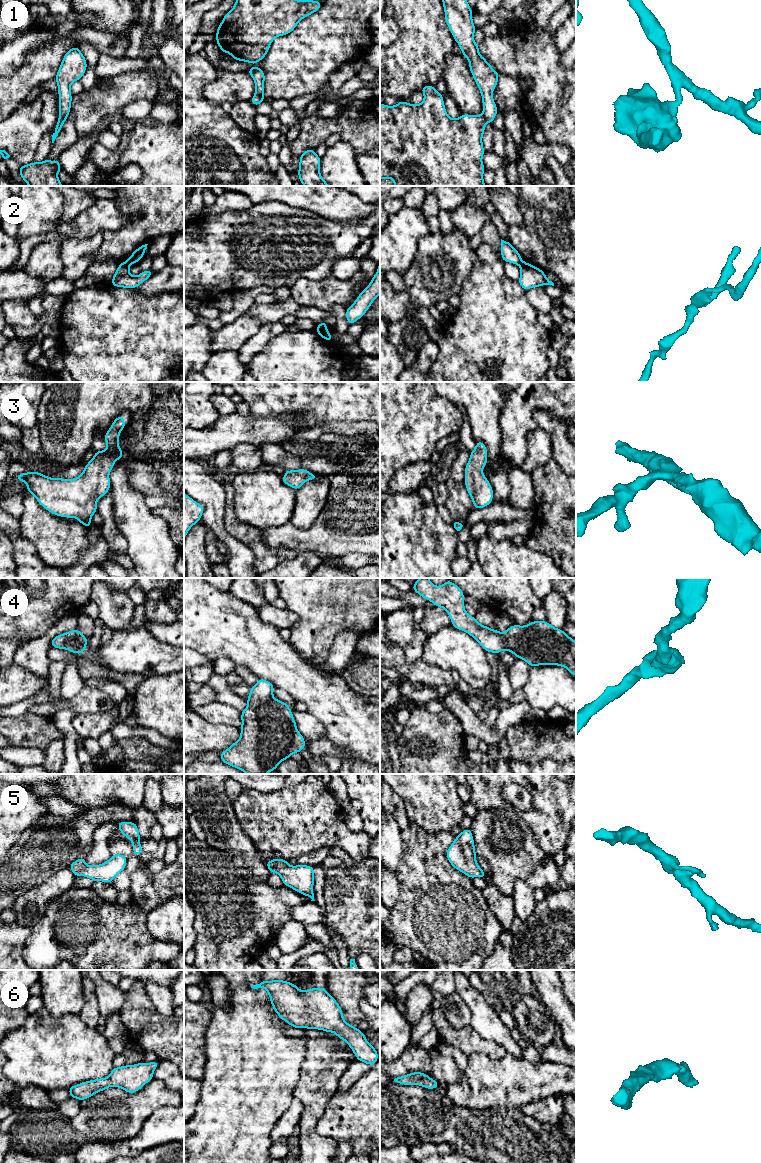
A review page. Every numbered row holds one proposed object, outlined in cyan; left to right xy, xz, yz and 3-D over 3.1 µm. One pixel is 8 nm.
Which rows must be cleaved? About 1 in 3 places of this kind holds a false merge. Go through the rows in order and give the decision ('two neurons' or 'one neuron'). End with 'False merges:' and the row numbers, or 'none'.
1: two neurons
2: two neurons
3: one neuron
4: one neuron
5: one neuron
6: one neuron
False merges: 1, 2

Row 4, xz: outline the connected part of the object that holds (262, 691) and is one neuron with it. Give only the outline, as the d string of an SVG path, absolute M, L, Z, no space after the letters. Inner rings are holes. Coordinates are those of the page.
M258 678L257 683L250 687L247 707L241 712L241 736L227 750L220 753L221 762L245 772L246 774L267 774L276 770L277 766L289 759L293 753L305 748L305 739L297 730L297 725L288 704L273 697L274 686L271 682Z

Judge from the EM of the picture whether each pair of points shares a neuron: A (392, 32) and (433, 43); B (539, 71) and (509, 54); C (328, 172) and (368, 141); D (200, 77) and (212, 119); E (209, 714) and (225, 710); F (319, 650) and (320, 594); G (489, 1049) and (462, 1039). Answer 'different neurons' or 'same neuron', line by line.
A: different neurons
B: same neuron
C: different neurons
D: same neuron
E: same neuron
F: same neuron
G: same neuron

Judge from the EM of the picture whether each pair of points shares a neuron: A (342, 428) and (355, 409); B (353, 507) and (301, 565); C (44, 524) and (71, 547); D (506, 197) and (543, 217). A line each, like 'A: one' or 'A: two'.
A: two
B: two
C: one
D: two

